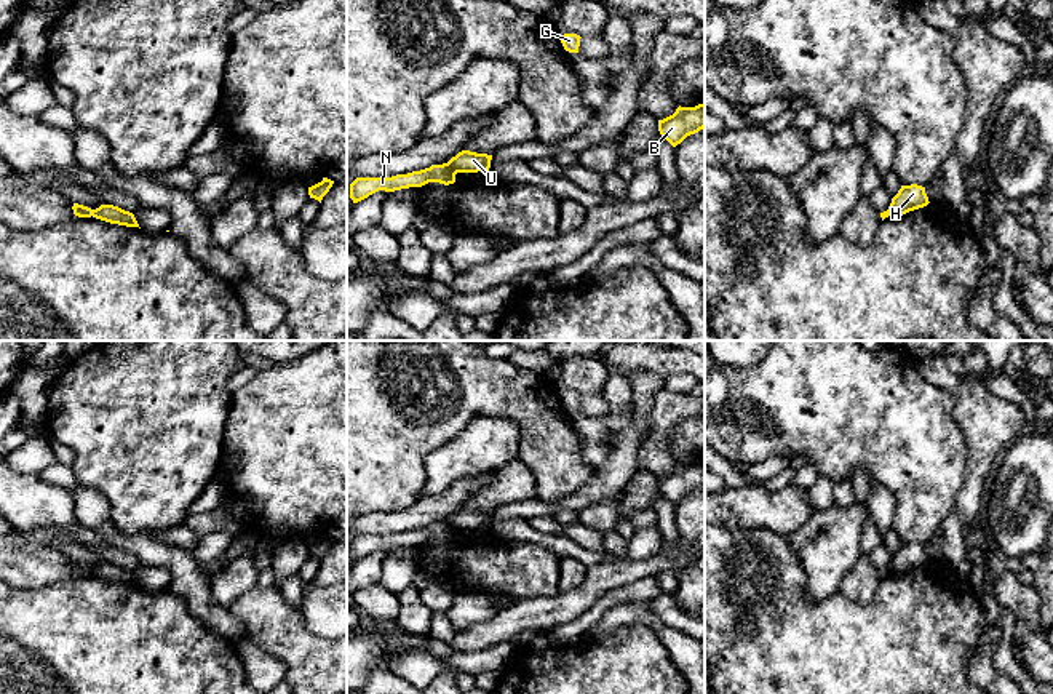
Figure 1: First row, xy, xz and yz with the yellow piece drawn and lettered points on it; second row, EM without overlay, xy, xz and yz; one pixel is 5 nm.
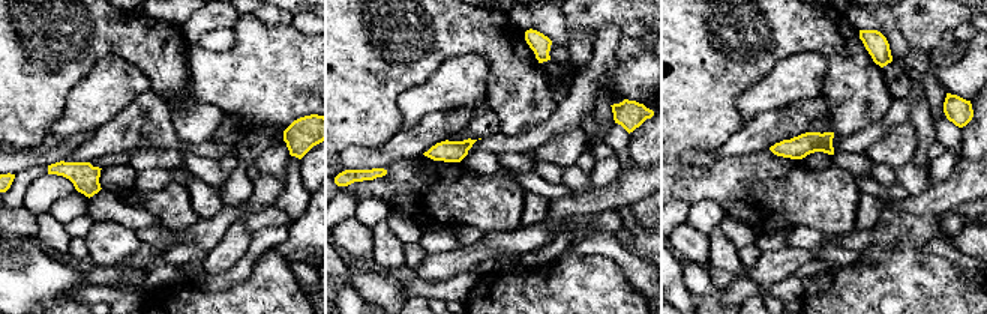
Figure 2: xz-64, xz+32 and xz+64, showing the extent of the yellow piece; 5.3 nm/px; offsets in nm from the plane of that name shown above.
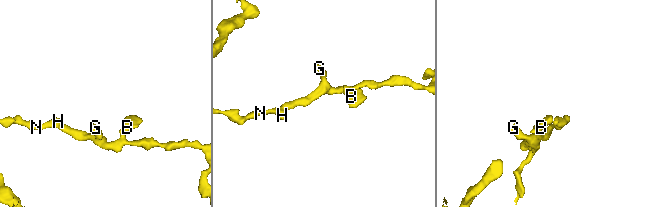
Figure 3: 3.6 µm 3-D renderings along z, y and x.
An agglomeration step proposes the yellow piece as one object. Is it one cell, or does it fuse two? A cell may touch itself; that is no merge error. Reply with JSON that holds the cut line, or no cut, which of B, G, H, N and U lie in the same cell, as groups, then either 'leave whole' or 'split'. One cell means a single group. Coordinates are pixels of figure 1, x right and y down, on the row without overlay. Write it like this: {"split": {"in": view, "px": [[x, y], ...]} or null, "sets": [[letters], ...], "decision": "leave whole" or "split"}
{"split": {"in": "xz", "px": [[448, 520], [457, 530]]}, "sets": [["B", "G", "U"], ["H", "N"]], "decision": "split"}

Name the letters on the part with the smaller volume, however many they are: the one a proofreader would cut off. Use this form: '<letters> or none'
B, G, U

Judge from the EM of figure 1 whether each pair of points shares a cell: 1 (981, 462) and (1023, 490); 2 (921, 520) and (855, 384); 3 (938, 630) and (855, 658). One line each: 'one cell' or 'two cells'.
1: two cells
2: one cell
3: one cell

